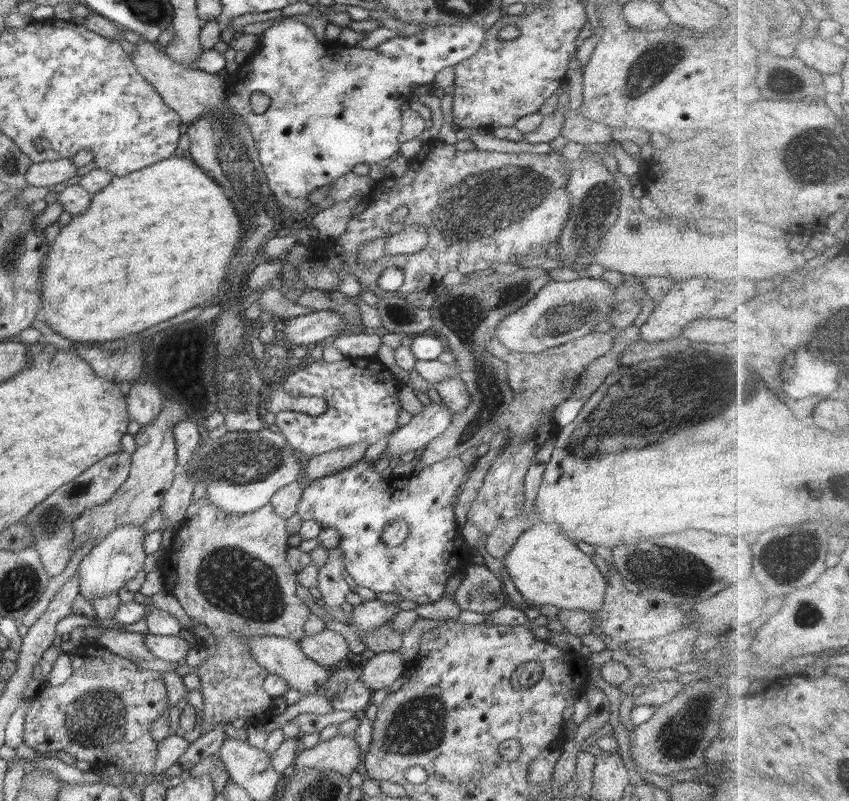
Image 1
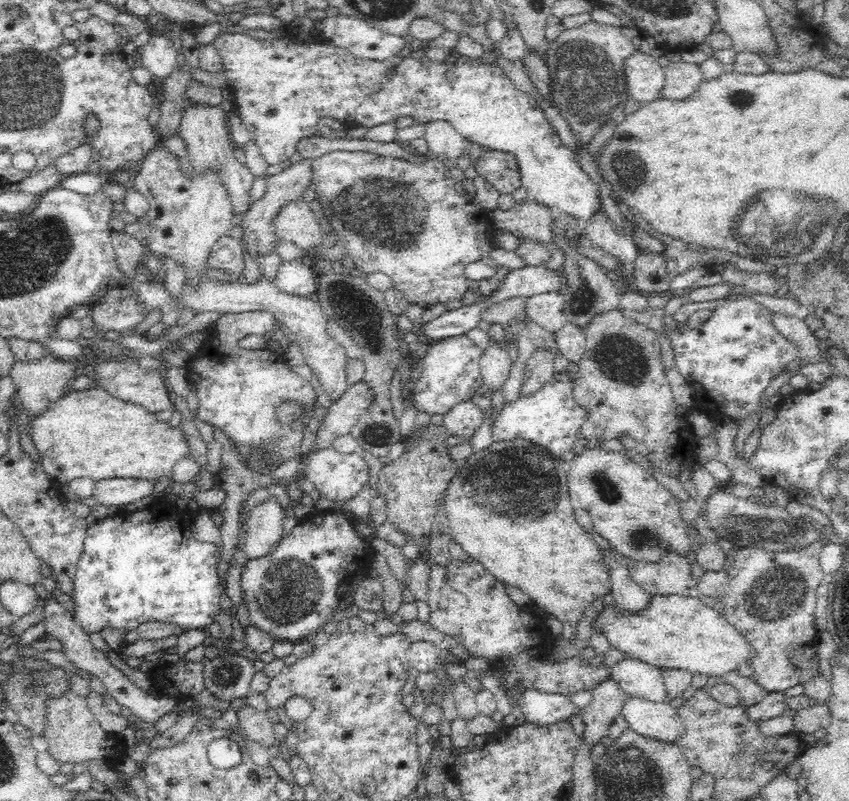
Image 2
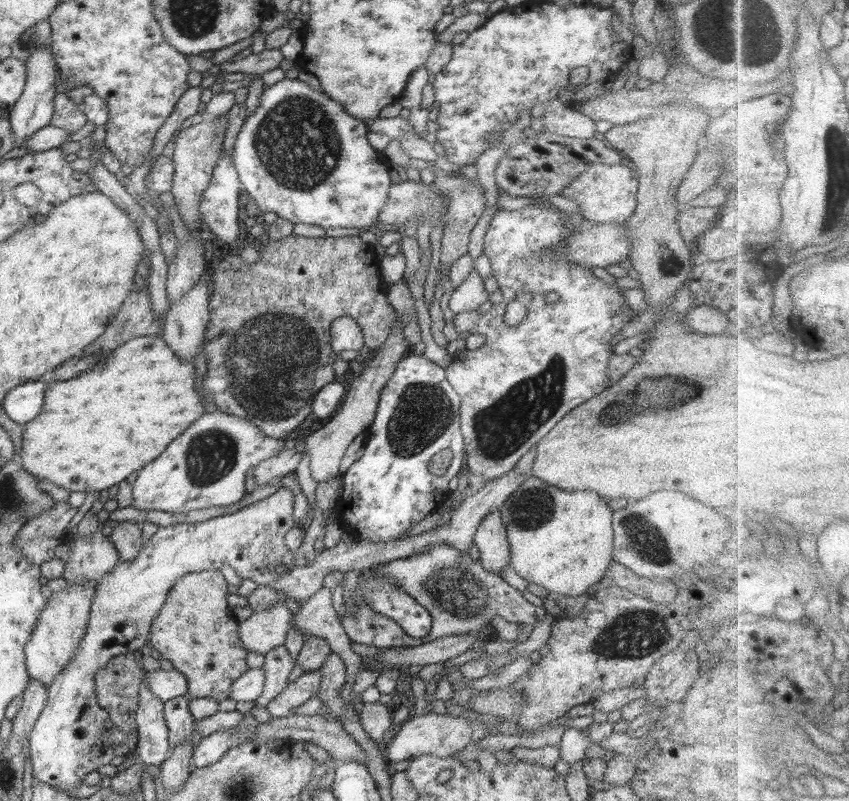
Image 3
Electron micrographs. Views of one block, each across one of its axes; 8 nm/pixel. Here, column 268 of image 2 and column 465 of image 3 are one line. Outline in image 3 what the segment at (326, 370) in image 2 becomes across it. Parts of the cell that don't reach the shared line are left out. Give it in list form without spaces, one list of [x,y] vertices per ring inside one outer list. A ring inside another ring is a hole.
[[[473,269],[466,281],[454,290],[454,294],[448,300],[448,306],[452,313],[458,315],[462,312],[477,310],[488,301],[489,292],[483,286],[483,279],[478,275],[477,270]]]

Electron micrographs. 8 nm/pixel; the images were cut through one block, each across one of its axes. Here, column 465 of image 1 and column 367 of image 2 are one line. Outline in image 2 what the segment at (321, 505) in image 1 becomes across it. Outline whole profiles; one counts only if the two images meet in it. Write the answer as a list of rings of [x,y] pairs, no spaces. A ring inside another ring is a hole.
[[[333,447],[313,452],[303,474],[321,497],[352,500],[368,482],[368,464],[361,453],[340,453]],[[314,510],[282,537],[268,554],[248,559],[243,566],[241,587],[249,612],[249,622],[275,640],[296,642],[322,631],[339,605],[338,588],[361,577],[371,568],[375,557],[371,543],[360,541],[356,534],[356,523],[358,520],[355,517],[340,511]]]

